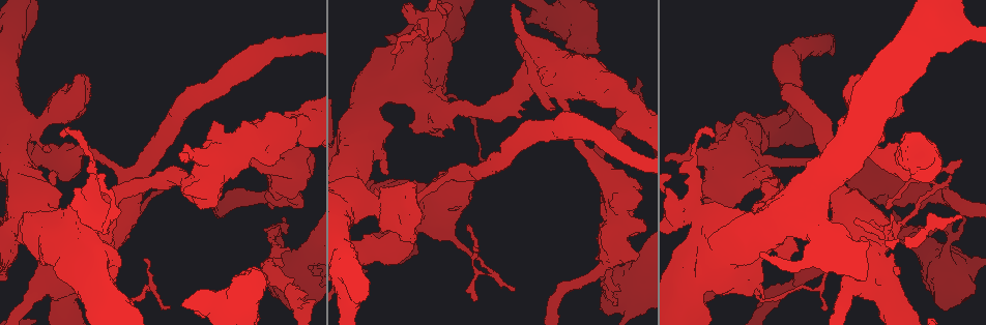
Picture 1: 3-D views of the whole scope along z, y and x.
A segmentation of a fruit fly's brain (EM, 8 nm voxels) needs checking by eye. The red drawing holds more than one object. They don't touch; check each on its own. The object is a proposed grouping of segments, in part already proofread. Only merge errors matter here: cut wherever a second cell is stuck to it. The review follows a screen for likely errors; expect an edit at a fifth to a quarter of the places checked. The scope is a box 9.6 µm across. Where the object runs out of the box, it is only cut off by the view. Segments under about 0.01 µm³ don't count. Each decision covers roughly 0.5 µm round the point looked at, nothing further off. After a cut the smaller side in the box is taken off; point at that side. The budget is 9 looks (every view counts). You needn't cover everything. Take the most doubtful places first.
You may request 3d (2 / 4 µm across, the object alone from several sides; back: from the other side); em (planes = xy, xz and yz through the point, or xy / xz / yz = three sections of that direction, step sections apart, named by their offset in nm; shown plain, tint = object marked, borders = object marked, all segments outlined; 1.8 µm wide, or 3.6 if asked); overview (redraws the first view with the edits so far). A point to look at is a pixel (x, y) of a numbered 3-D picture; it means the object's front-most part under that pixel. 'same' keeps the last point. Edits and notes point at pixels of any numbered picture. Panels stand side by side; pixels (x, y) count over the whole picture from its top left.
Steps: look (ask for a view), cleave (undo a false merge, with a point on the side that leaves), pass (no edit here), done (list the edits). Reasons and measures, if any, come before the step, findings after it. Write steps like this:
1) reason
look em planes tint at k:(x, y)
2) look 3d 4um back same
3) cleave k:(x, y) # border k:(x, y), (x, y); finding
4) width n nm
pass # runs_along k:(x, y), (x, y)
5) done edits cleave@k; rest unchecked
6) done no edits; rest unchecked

abrupt turn
look 3d 4um at 1:(934, 181)

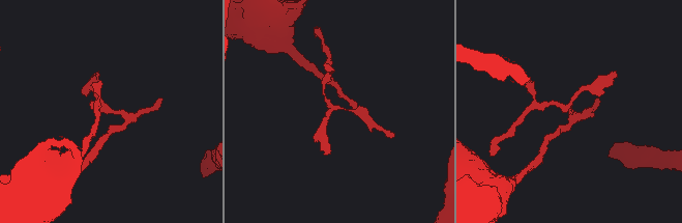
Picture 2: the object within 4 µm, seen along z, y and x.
need the tissue
look em planes tint at 2:(340, 108)

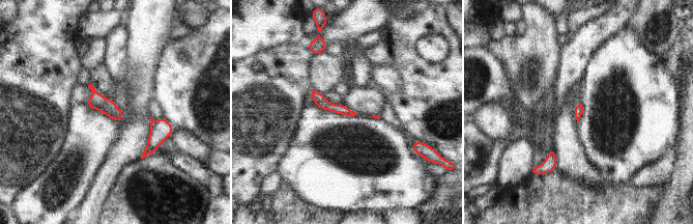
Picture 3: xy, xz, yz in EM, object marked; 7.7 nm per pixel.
pass # one cell here

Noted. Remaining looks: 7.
thick turns thin
look 3d 4um at 1:(195, 190)

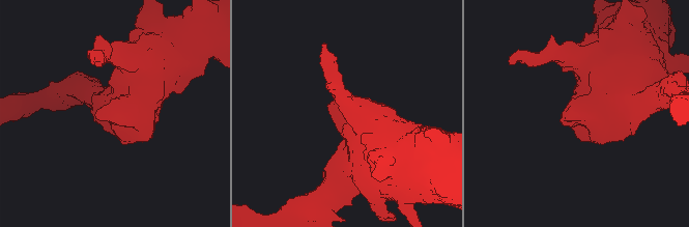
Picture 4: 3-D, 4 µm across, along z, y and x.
look em planes tint at 4:(115, 113)

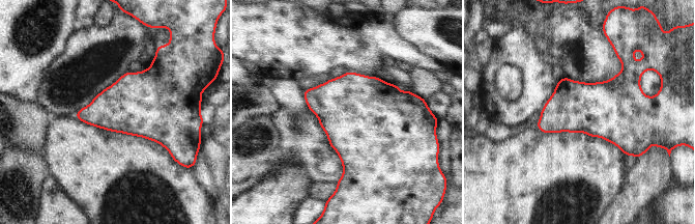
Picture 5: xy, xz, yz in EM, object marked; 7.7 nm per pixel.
width 420 nm
pass # all the same cell

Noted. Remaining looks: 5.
look em planes tint at 1:(616, 192)

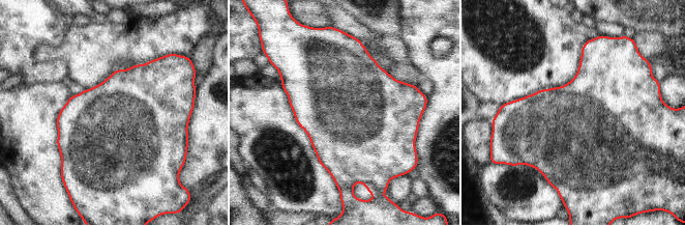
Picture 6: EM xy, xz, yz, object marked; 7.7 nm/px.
pass # continuous, no second cell

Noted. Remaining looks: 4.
sudden change in width
look em 3.6um planes tint at 1:(545, 101)

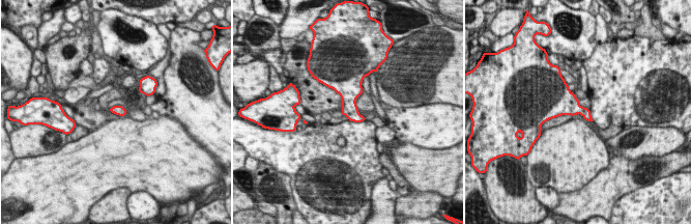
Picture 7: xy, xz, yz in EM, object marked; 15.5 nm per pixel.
pass # all the same cell

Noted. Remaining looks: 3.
done no edits; rest unchecked

